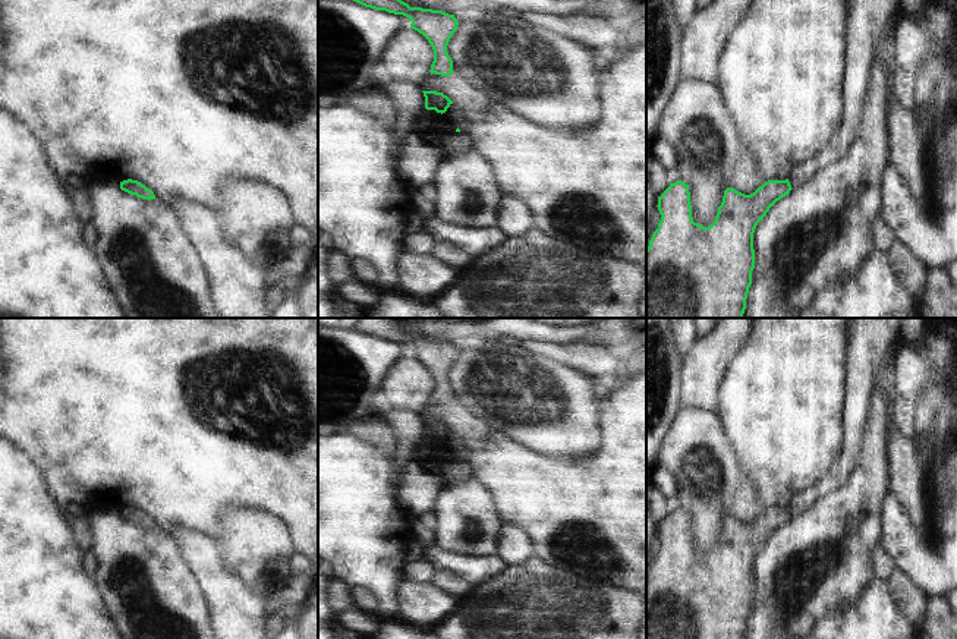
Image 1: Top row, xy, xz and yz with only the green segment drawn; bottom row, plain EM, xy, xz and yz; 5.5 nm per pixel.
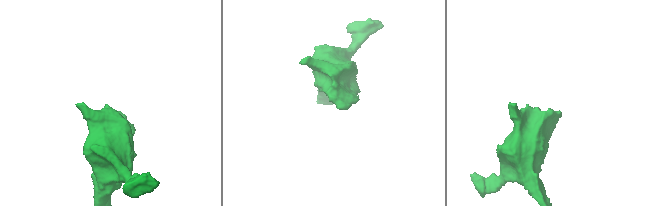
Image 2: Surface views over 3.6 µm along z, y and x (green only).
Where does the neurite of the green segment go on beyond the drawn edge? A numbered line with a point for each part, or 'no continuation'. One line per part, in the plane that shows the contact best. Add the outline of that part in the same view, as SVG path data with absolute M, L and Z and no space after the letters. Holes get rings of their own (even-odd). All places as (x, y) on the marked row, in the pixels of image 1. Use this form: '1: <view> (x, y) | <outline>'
no continuation

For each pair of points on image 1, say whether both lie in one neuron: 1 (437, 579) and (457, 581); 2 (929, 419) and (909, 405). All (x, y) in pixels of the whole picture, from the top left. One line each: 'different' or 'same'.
1: same
2: different

